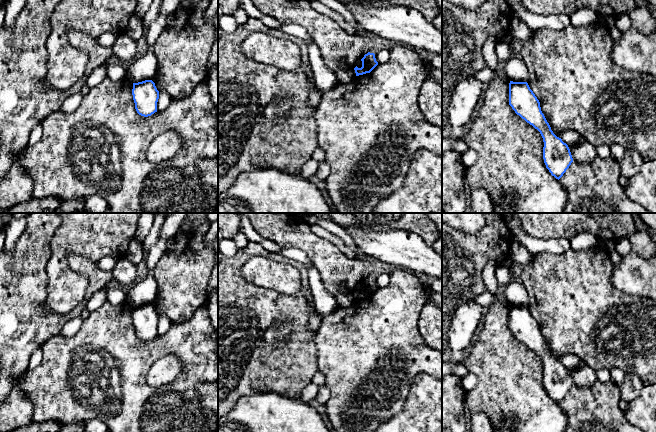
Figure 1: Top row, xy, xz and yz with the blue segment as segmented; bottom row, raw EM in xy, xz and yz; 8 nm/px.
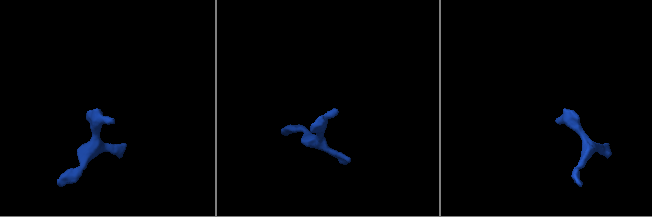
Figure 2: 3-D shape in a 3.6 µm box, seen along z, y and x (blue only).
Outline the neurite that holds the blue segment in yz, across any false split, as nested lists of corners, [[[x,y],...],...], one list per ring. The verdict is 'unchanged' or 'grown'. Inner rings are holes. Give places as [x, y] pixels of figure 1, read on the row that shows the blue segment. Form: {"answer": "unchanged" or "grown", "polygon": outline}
{"answer": "unchanged", "polygon": [[[510,81],[509,105],[517,115],[540,132],[544,142],[544,163],[551,175],[559,180],[573,162],[573,158],[568,145],[551,130],[541,111],[539,100],[527,82]]]}

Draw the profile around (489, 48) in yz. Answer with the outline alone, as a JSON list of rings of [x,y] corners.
[[[490,37],[482,47],[482,56],[484,58],[485,67],[494,69],[496,68],[499,60],[496,56],[497,41],[494,37]]]

